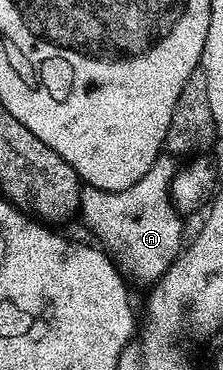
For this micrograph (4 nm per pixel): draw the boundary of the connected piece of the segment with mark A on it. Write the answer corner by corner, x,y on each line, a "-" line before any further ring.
161,156
150,164
150,172
138,180
138,184
130,184
130,188
121,190
103,190
87,184
80,187
80,208
79,213
84,214
88,221
88,226
96,234
101,234
104,238
109,238
112,242
117,242
124,249
124,254
128,257
128,262
132,265
132,270
147,284
155,284
165,272
174,265
176,257
182,252
185,245
184,222
178,213
174,201
174,183
178,162
175,157

